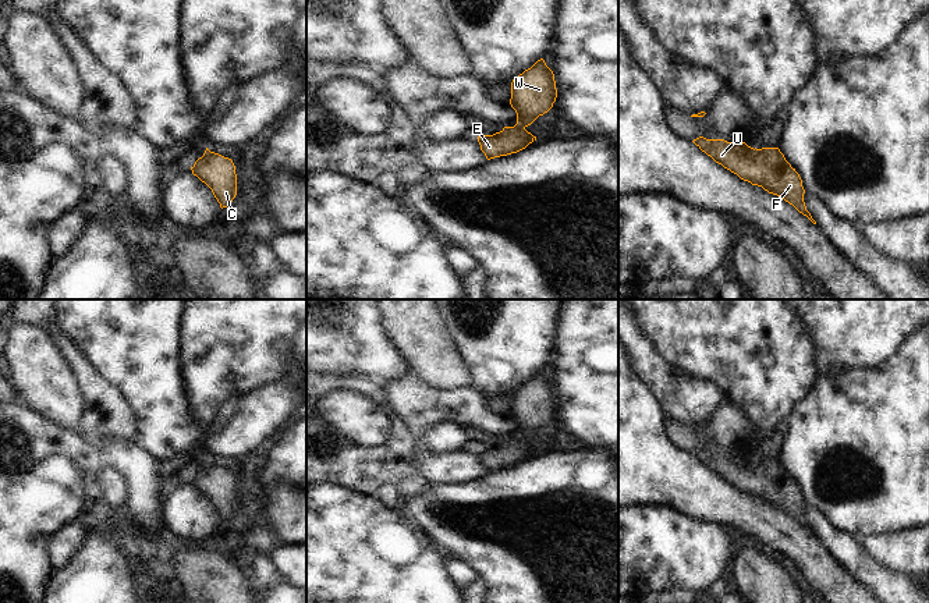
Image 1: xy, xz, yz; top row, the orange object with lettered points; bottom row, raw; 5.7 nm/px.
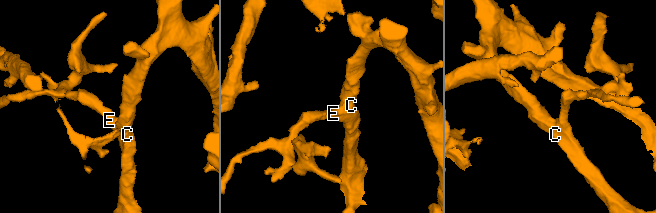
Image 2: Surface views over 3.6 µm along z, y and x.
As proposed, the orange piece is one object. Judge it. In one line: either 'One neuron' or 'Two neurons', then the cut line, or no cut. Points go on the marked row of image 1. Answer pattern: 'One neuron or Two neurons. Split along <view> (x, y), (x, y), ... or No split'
One neuron. No split

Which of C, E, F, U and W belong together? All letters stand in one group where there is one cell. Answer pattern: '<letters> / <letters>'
C E F U W

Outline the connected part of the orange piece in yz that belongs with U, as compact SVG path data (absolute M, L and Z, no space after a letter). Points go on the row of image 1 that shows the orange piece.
M703 136L692 142L741 180L780 196L816 224L804 202L805 189L802 180L779 148L754 149L745 142L733 143L724 139L706 139Z

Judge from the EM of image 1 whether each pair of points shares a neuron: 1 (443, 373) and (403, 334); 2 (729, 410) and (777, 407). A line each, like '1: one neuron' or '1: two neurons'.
1: one neuron
2: two neurons

